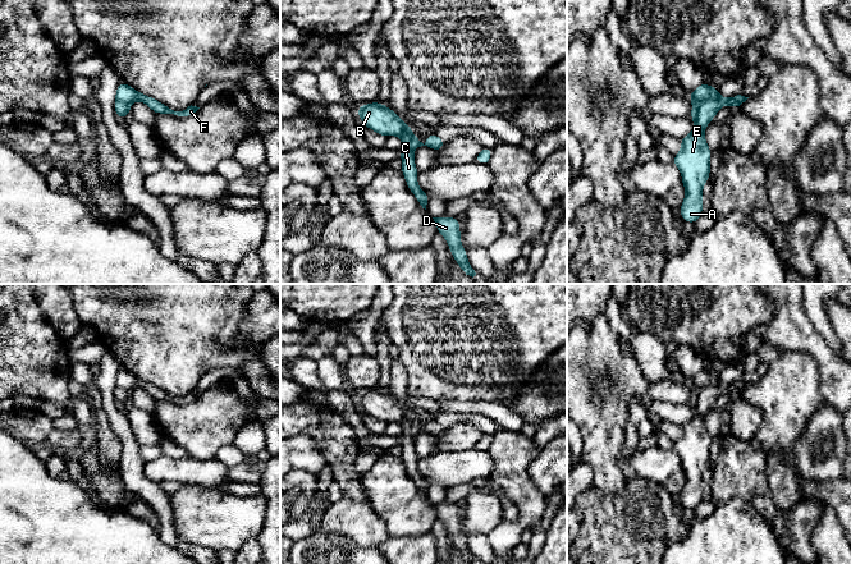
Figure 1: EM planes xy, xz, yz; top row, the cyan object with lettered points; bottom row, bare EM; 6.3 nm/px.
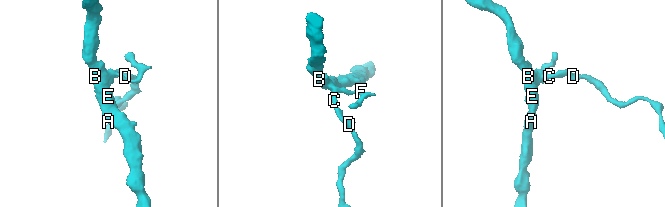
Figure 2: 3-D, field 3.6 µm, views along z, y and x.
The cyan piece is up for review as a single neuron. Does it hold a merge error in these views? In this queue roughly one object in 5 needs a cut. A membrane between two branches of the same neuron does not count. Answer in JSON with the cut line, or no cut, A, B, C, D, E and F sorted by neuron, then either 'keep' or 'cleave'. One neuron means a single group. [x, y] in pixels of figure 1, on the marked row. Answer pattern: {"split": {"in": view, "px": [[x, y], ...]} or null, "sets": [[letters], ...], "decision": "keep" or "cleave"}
{"split": {"in": "yz", "px": [[719, 96], [704, 100], [699, 105], [695, 120], [698, 127]]}, "sets": [["A", "B", "E", "F"], ["C", "D"]], "decision": "cleave"}

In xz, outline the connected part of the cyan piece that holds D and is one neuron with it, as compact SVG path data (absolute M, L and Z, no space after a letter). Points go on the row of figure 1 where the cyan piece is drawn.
M449 216L433 219L436 225L436 231L439 231L445 238L448 247L456 262L459 265L462 272L473 278L476 272L468 263L466 249L462 247L461 243L461 230L458 219Z

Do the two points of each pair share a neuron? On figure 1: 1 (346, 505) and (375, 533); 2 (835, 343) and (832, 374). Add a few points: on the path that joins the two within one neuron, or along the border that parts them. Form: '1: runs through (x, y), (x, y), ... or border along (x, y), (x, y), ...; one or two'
1: runs through (353, 513), (367, 527); one
2: border along (815, 328), (837, 358); two

